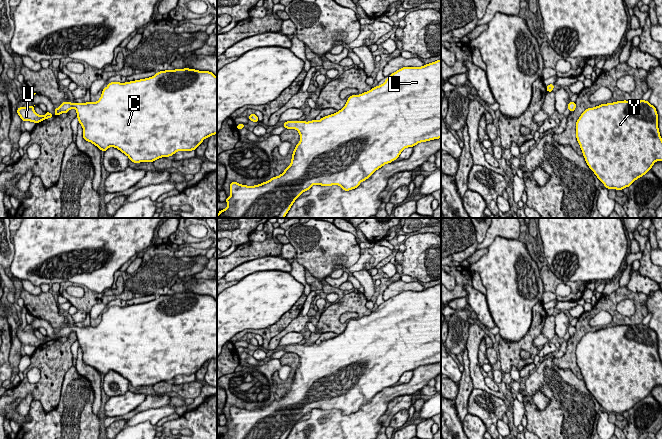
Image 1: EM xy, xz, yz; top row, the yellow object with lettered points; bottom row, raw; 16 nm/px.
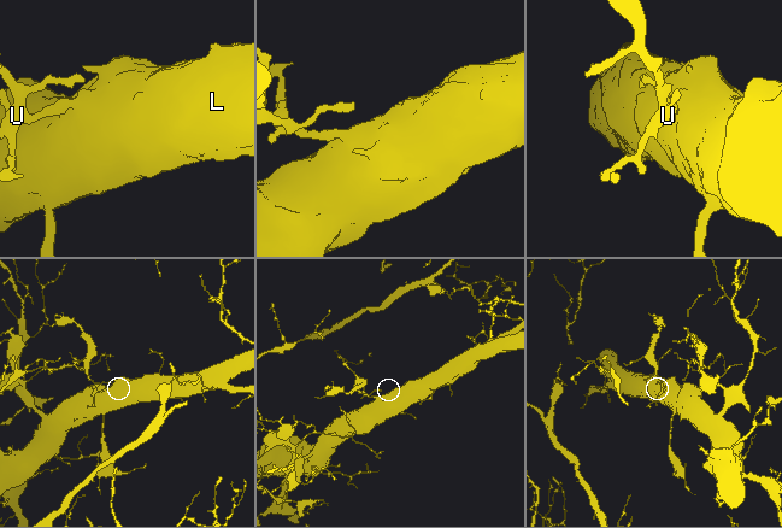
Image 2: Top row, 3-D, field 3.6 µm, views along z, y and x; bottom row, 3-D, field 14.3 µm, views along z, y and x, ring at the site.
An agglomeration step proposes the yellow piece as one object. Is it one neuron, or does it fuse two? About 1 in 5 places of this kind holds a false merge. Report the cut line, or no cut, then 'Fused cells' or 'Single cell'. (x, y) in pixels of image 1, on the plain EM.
No split. Single cell

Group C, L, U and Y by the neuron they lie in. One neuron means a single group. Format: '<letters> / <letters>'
C L U Y

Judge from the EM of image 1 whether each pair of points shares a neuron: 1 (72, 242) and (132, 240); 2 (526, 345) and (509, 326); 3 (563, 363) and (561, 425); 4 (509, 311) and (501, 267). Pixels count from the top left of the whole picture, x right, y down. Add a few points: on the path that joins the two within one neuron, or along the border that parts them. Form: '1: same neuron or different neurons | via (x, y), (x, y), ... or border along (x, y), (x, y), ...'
1: same neuron | via (87, 240), (117, 240)
2: different neurons | border along (531, 318), (528, 331), (519, 340), (501, 338)
3: different neurons | border along (566, 346), (566, 352), (553, 362), (582, 379)
4: same neuron | via (505, 300), (502, 293), (501, 278)

